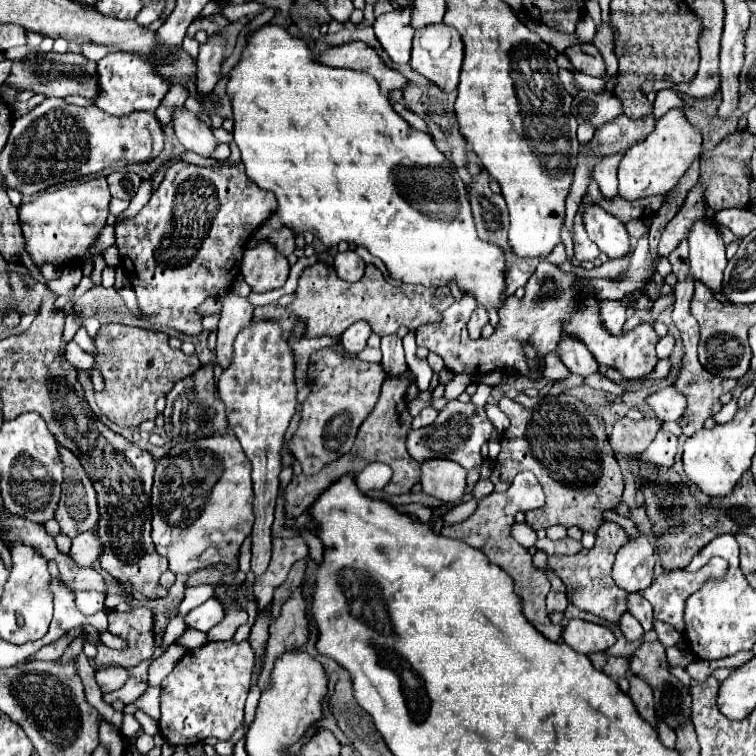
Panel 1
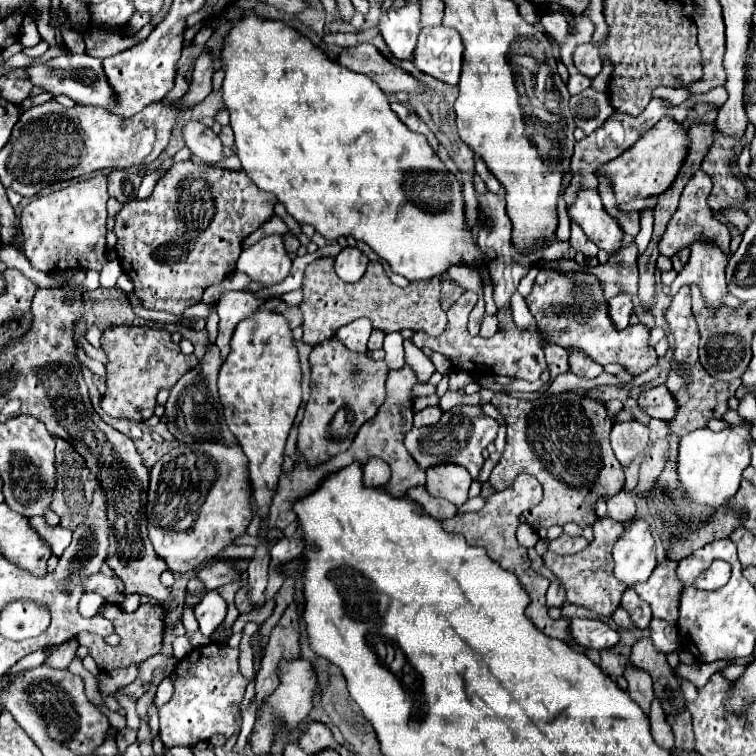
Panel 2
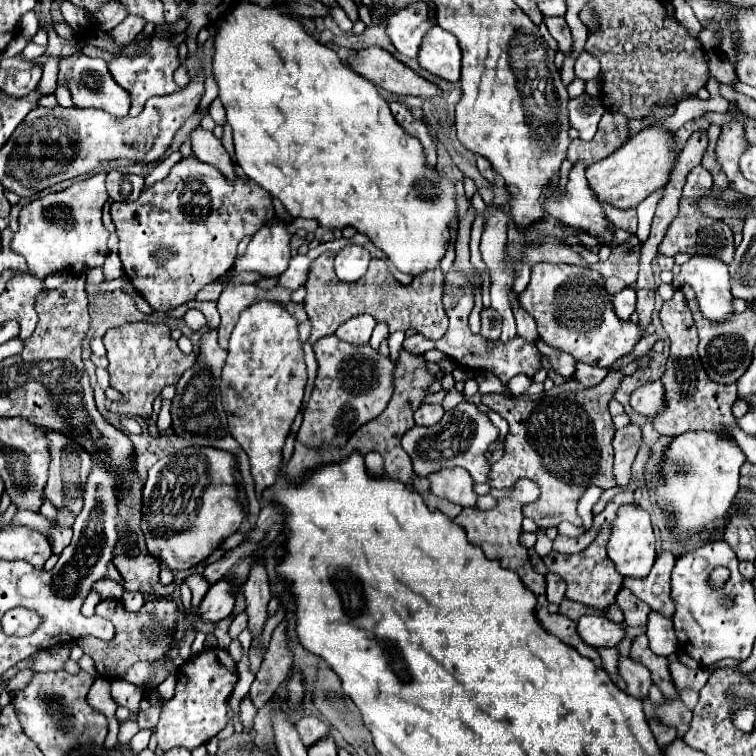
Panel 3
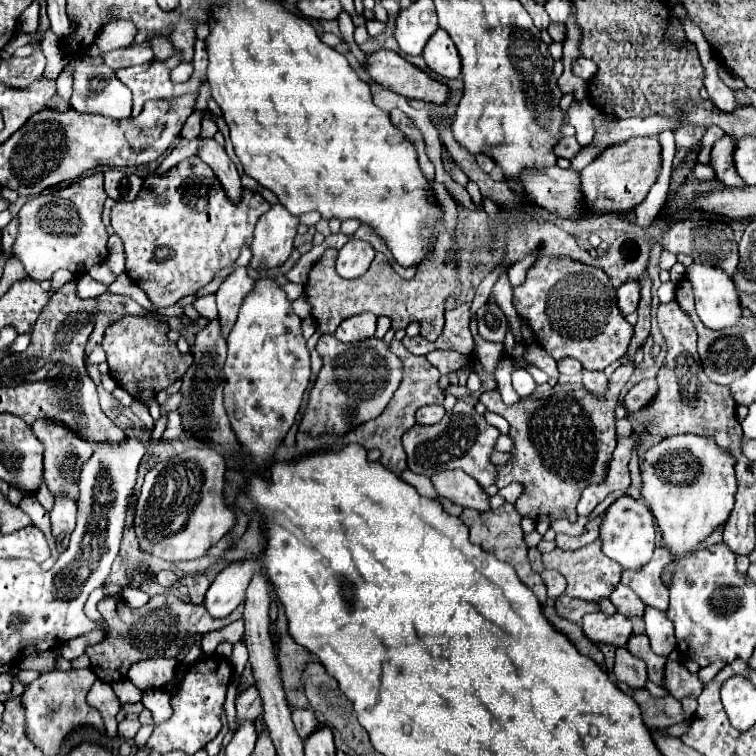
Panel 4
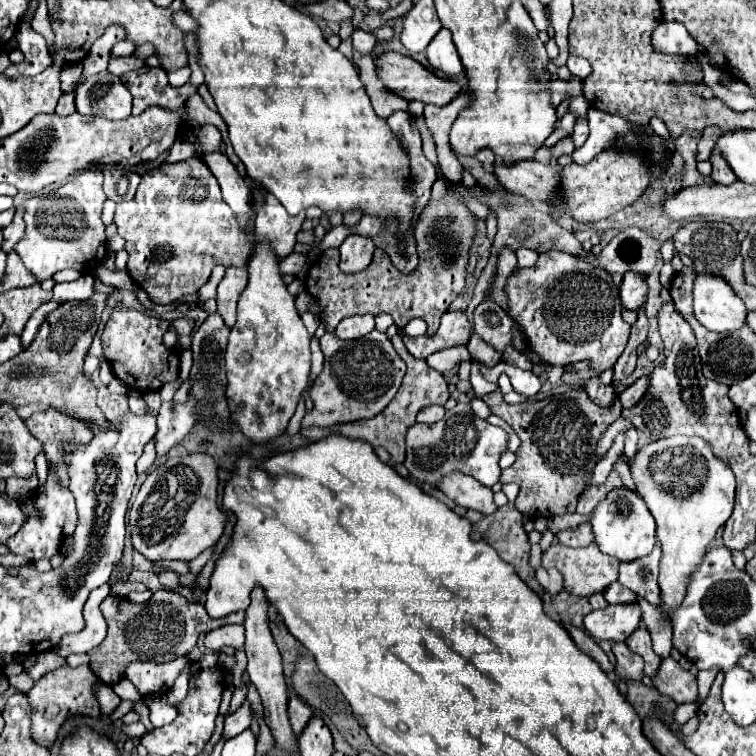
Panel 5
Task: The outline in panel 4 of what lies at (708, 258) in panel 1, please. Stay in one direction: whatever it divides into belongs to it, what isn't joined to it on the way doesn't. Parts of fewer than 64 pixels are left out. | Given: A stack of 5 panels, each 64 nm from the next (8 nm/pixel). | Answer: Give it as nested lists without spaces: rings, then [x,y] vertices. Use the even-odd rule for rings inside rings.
[[[692,262],[686,266],[684,278],[694,288],[696,312],[708,328],[728,328],[740,320],[740,298],[730,276],[718,264]]]

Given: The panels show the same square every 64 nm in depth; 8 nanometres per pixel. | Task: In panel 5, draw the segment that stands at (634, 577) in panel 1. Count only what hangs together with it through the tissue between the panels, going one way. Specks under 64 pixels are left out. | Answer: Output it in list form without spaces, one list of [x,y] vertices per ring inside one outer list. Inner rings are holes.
[[[618,488],[618,490],[610,492],[594,508],[590,522],[594,528],[598,548],[608,556],[618,558],[620,562],[634,562],[638,558],[644,558],[654,548],[654,542],[656,542],[654,516],[648,512],[644,500],[640,500],[640,494],[636,494],[636,492],[630,492],[626,488]]]

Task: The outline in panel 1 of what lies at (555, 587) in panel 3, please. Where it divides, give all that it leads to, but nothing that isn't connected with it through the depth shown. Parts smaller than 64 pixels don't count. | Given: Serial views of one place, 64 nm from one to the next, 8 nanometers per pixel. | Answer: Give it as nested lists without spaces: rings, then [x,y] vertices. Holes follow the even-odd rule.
[[[550,590],[548,598],[546,598],[546,604],[548,604],[548,612],[564,612],[566,606],[568,606],[568,600],[566,600],[566,594],[564,592],[554,592]]]

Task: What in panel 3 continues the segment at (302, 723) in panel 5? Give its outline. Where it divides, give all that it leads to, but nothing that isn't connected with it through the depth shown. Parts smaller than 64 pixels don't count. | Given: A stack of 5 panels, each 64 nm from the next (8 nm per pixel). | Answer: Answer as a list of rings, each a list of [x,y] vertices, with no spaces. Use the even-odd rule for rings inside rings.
[[[304,716],[304,718],[300,718],[300,722],[296,724],[296,730],[298,730],[300,740],[302,740],[302,744],[304,744],[306,748],[314,746],[316,742],[320,742],[322,738],[326,738],[326,736],[330,734],[328,724],[322,722],[322,720],[318,720],[318,718],[314,718],[314,716]]]

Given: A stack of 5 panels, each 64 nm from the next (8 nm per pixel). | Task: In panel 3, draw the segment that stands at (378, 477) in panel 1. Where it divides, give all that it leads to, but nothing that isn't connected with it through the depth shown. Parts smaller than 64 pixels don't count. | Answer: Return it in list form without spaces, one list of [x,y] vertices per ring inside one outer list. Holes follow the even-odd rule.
[[[370,452],[368,456],[364,456],[364,460],[366,460],[366,472],[370,476],[384,476],[384,462],[380,454]]]

